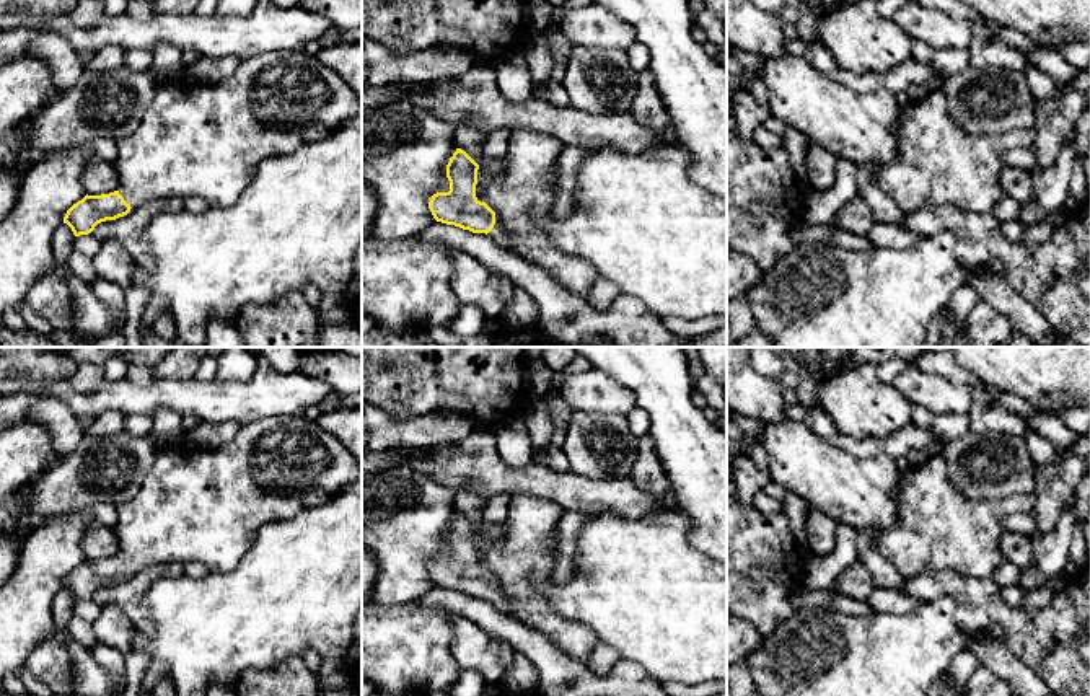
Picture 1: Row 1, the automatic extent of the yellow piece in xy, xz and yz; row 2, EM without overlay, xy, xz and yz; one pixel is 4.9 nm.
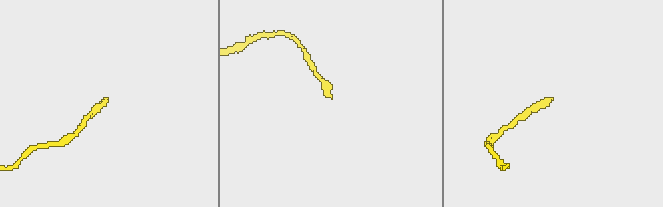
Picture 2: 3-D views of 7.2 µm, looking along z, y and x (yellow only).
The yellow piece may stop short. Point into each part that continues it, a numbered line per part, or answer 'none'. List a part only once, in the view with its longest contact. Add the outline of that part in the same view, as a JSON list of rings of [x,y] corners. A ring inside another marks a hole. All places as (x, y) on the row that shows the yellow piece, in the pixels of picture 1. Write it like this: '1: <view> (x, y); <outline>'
1: xy (197, 139); [[[272,51],[240,60],[238,68],[218,81],[196,81],[181,77],[158,81],[155,96],[138,127],[116,140],[119,194],[134,209],[148,200],[200,197],[209,207],[228,207],[253,181],[259,165],[274,155],[285,155],[337,130],[349,117],[362,114],[362,99],[316,55],[305,51]]]

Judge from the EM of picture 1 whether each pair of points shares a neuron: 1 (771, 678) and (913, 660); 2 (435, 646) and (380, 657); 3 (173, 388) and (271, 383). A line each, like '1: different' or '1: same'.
1: same
2: same
3: same

